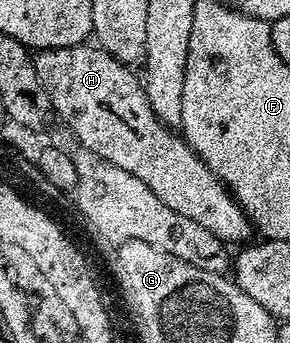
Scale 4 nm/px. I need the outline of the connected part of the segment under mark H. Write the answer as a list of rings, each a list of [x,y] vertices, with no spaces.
[[[89,46],[50,47],[33,55],[55,115],[73,130],[82,148],[139,177],[168,208],[203,225],[226,245],[244,244],[255,228],[229,188],[176,130],[161,123],[148,104],[138,72],[101,47]]]

